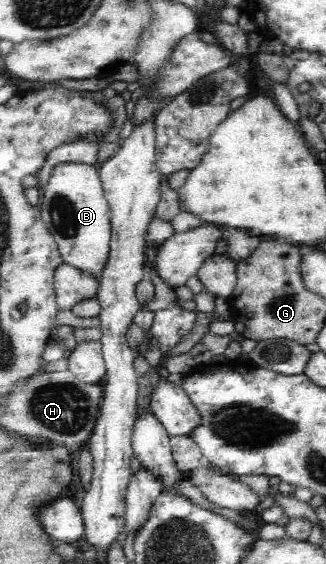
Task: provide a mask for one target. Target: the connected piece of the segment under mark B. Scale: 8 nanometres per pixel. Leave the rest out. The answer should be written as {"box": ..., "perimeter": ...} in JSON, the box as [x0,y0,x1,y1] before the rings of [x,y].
{"box":[40,160,112,278],"perimeter":[[[66,160],[55,165],[51,171],[40,208],[40,216],[58,244],[63,263],[88,270],[97,278],[101,278],[101,272],[109,256],[112,236],[110,207],[104,194],[98,165]]]}

